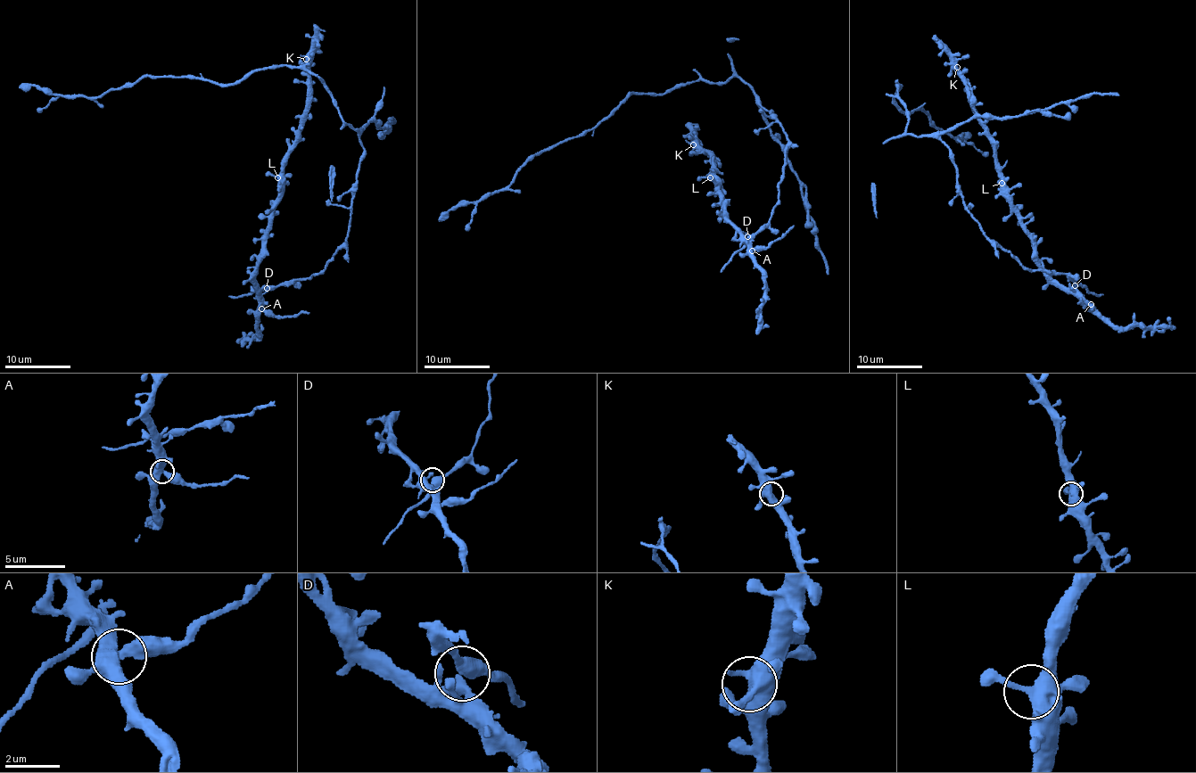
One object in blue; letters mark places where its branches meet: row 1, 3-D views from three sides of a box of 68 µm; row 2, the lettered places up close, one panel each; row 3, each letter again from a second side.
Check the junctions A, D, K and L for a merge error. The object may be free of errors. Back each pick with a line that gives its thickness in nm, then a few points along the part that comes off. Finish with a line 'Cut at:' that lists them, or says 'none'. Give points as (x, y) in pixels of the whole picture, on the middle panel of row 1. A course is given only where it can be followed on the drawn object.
A: 460 nm thick; foreign part runs (752, 250), (762, 250), (794, 225)
Cut at: A

